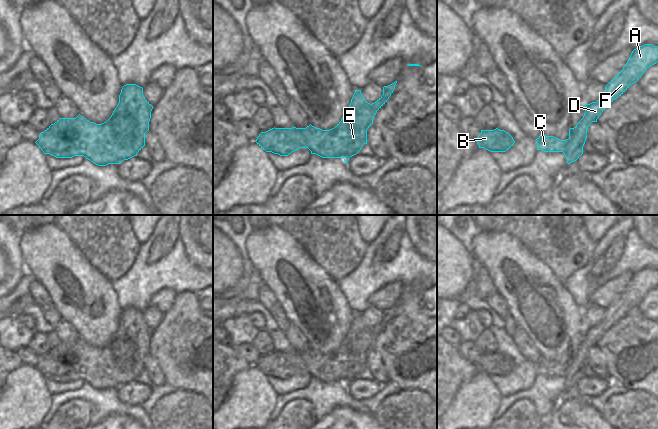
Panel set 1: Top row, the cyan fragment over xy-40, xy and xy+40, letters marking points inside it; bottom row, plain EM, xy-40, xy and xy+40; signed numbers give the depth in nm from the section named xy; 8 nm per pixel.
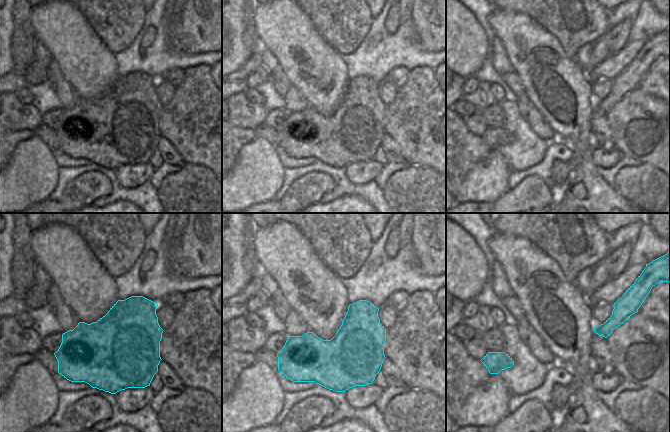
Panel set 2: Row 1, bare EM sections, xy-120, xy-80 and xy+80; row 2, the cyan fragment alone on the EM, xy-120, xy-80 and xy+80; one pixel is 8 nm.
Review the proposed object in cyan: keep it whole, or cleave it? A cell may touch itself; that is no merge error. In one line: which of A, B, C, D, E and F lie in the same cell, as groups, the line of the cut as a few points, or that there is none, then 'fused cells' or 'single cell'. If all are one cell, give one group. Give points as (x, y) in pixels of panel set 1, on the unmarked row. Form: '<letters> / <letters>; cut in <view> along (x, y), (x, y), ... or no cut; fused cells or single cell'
A D F / B C E; cut in xy+40 along (583, 342), (577, 354), (570, 361), (567, 373), (563, 376); fused cells

